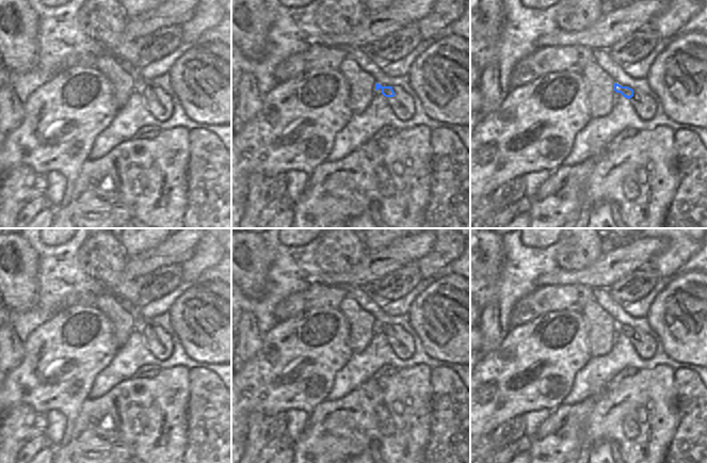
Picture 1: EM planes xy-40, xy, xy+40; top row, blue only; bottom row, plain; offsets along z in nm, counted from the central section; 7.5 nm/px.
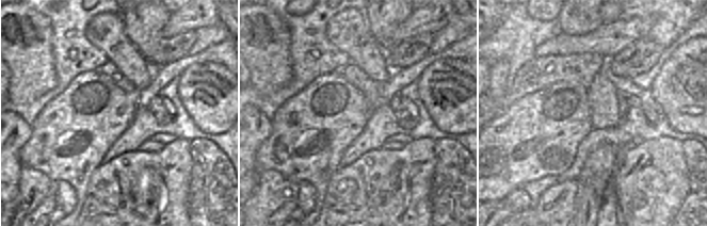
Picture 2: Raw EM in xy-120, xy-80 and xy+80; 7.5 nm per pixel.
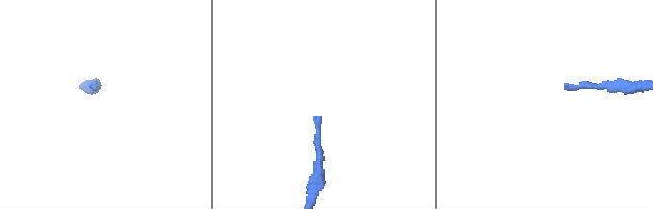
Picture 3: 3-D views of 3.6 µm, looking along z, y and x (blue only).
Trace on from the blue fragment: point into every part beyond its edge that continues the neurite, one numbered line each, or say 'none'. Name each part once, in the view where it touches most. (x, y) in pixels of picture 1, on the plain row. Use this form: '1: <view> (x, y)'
1: xy (401, 342)

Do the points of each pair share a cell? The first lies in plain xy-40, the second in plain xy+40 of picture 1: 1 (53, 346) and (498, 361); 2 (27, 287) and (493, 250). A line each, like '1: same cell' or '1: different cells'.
1: same cell
2: same cell

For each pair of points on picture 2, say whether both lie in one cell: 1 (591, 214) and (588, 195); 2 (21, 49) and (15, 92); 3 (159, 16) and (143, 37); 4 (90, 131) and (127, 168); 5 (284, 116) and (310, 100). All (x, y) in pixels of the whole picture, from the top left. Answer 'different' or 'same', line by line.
1: same
2: same
3: same
4: different
5: same

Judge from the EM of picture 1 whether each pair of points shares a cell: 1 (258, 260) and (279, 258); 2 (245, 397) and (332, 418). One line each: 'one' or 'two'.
1: two
2: two

